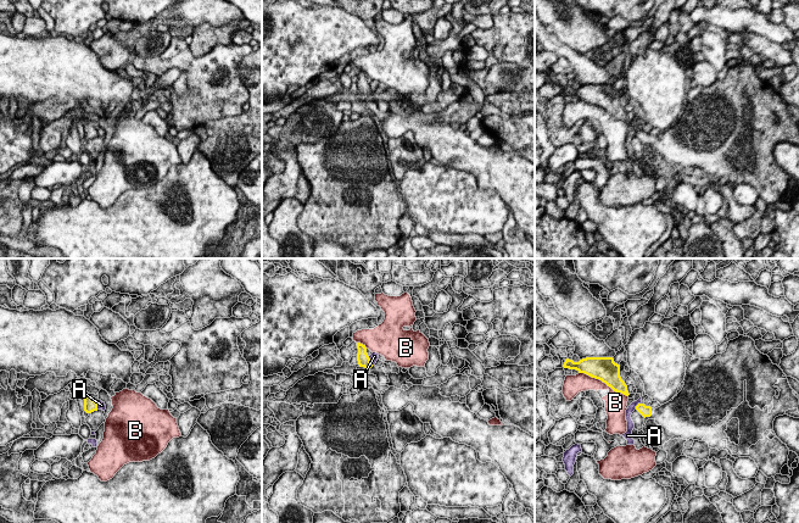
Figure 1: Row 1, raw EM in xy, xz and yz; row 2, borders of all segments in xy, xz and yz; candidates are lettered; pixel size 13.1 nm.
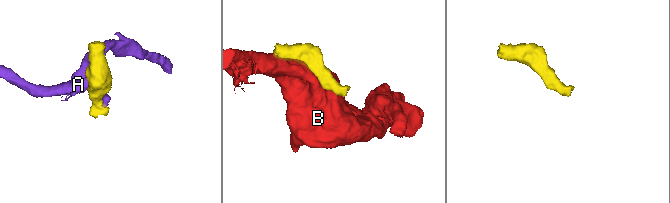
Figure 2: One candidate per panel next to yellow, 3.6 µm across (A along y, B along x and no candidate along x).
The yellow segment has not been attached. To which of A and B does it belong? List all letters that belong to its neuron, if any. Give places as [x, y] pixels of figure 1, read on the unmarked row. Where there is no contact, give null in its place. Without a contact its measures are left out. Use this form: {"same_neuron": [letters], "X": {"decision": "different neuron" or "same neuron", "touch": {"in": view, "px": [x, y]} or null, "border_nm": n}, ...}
{"same_neuron": [], "A": {"decision": "different neuron", "touch": {"in": "yz", "px": [637, 132]}, "border_nm": 130}, "B": {"decision": "different neuron", "touch": {"in": "yz", "px": [603, 109]}, "border_nm": 750}}

